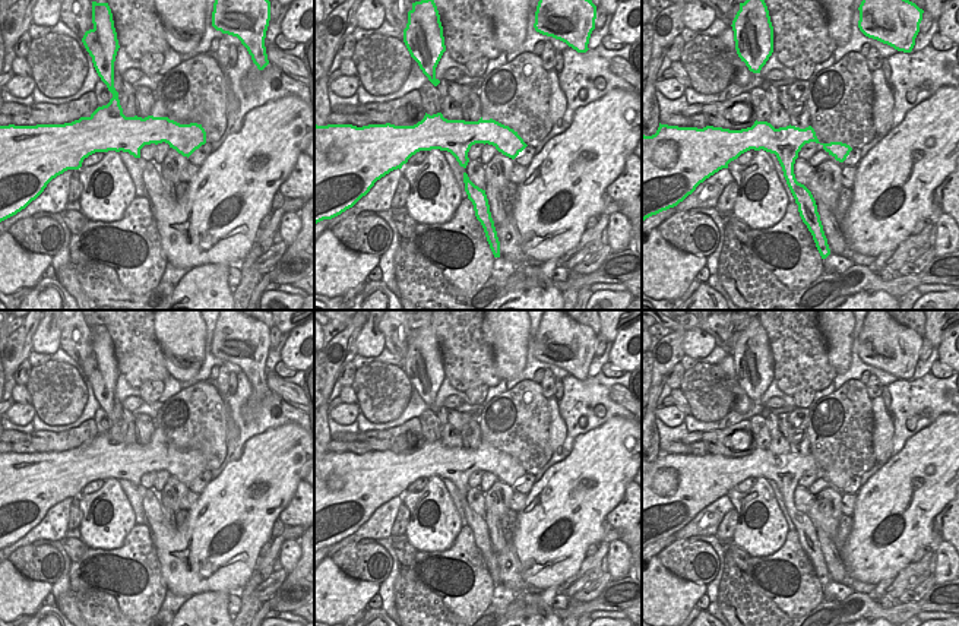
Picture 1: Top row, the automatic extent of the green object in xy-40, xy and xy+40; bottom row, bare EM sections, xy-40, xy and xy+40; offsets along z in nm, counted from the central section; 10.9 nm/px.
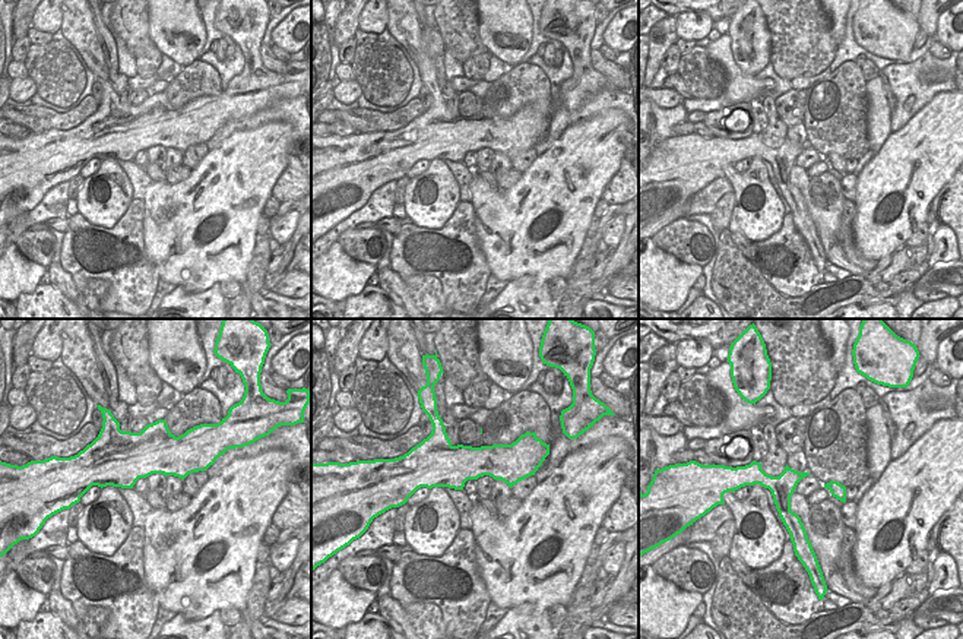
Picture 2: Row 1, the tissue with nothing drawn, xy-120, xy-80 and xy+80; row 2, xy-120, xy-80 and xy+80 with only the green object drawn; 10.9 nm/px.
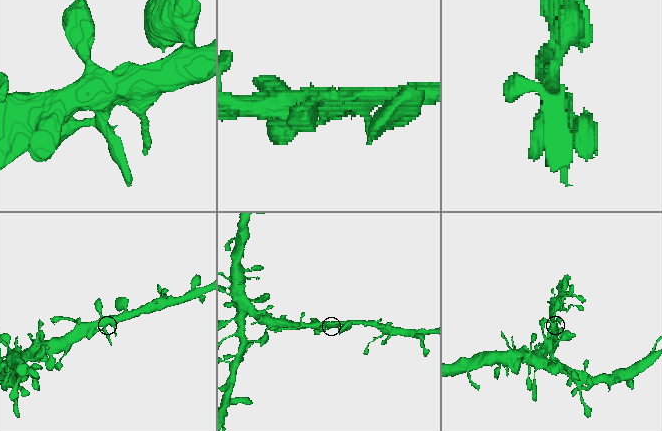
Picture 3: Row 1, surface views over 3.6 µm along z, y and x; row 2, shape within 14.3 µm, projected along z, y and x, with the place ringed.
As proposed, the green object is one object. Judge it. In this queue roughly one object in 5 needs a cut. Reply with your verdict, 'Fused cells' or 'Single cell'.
Fused cells

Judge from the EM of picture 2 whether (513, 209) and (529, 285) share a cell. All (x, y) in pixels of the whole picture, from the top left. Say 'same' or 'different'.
different

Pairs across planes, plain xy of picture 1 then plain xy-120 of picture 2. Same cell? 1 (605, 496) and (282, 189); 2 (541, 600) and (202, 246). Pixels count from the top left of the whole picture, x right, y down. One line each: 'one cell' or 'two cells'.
1: two cells
2: two cells

